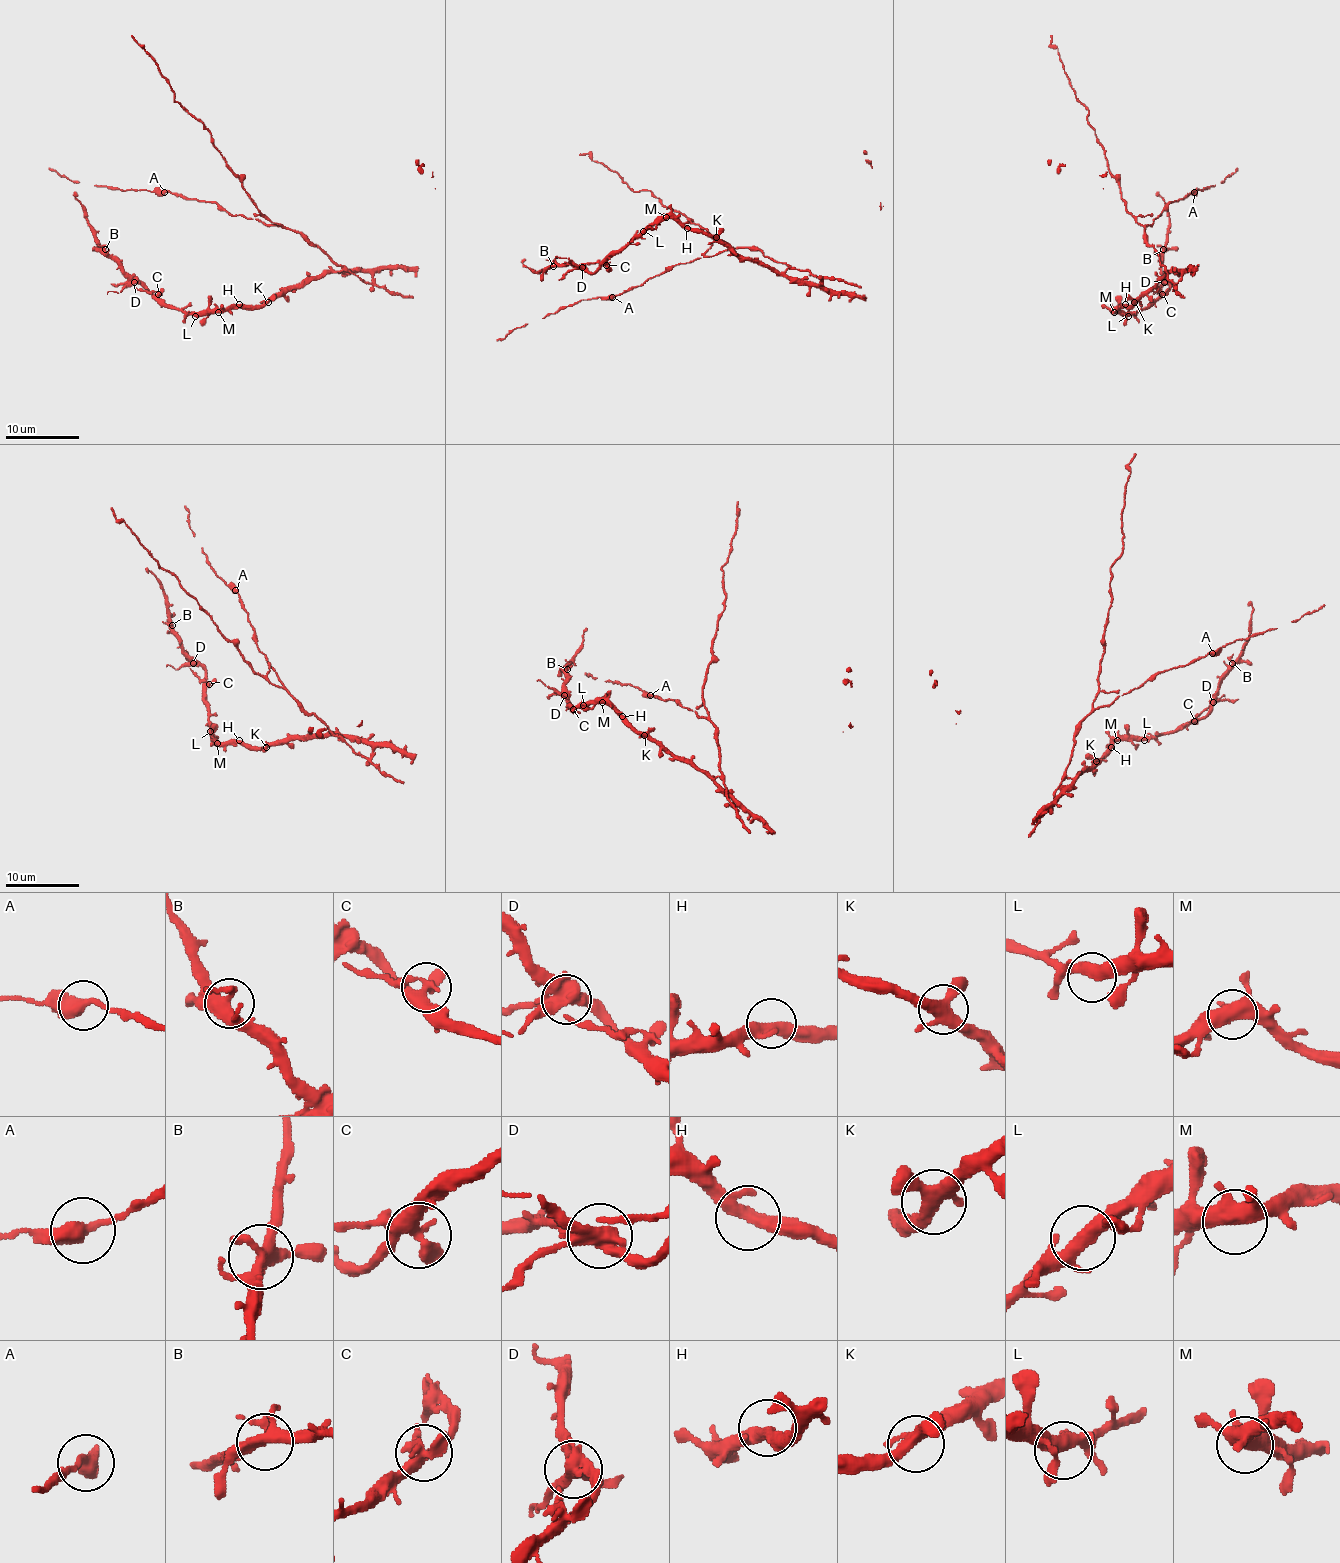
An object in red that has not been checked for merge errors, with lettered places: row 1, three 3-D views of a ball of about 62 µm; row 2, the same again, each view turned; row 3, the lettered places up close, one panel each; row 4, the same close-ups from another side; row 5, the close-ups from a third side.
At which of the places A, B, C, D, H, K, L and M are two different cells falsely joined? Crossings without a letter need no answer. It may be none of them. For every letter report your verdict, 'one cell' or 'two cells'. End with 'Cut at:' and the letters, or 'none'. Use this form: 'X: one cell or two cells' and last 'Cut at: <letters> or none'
A: one cell
B: one cell
C: two cells
D: two cells
H: one cell
K: one cell
L: one cell
M: one cell
Cut at: C, D

